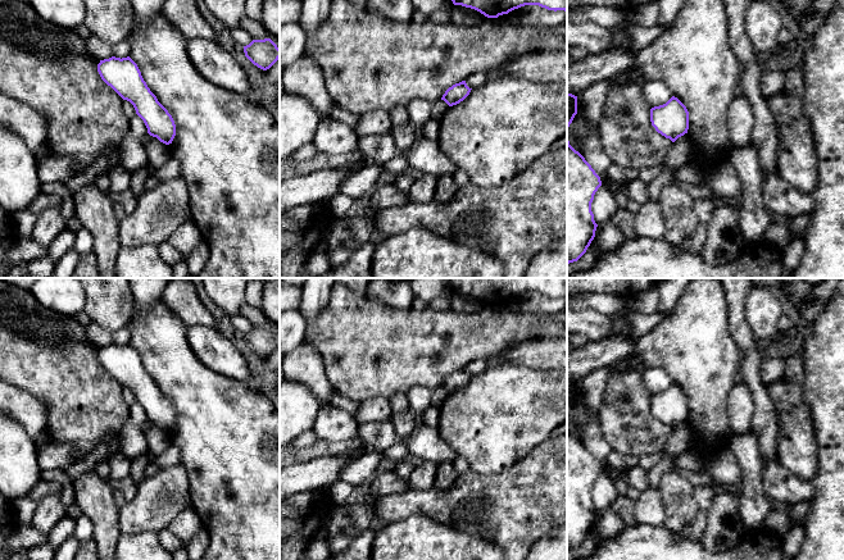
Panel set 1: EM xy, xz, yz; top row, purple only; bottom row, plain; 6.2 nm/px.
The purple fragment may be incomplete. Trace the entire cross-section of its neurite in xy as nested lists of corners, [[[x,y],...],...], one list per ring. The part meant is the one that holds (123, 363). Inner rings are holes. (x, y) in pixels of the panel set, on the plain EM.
[[[130,343],[100,347],[97,359],[108,373],[133,392],[150,423],[165,432],[172,431],[176,423],[174,408],[150,378],[137,351]]]

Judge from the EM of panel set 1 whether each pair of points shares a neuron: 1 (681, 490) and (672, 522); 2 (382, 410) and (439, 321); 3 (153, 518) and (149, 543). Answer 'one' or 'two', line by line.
1: one
2: two
3: two

